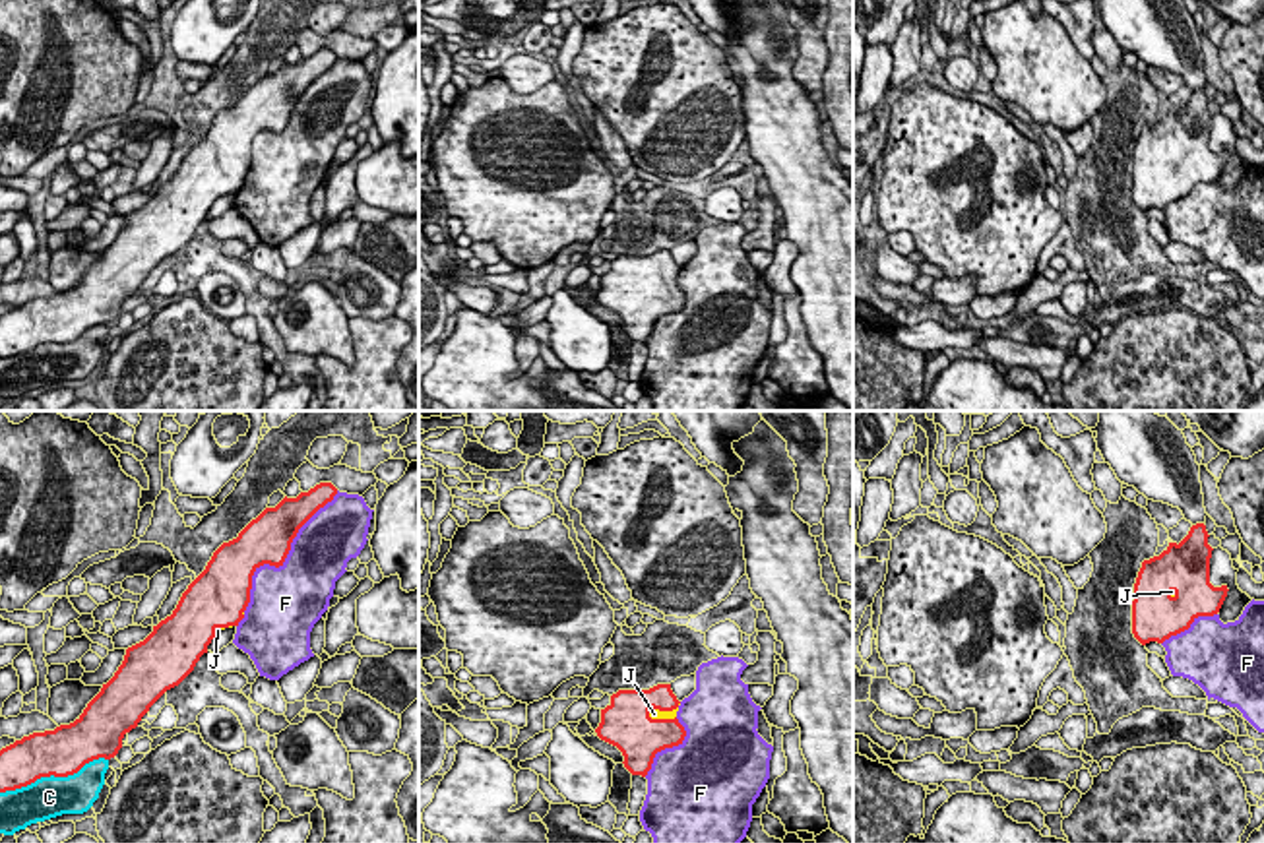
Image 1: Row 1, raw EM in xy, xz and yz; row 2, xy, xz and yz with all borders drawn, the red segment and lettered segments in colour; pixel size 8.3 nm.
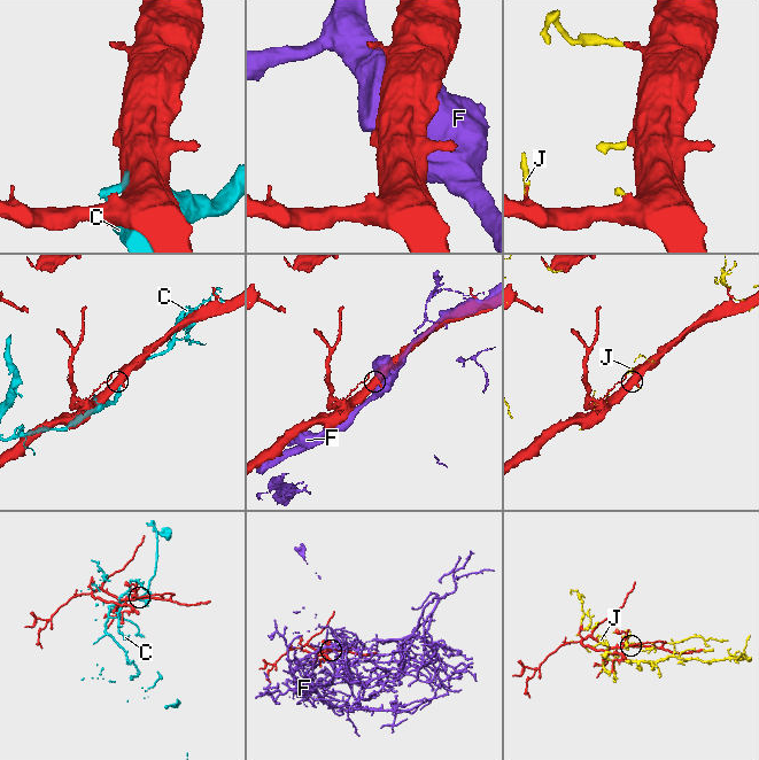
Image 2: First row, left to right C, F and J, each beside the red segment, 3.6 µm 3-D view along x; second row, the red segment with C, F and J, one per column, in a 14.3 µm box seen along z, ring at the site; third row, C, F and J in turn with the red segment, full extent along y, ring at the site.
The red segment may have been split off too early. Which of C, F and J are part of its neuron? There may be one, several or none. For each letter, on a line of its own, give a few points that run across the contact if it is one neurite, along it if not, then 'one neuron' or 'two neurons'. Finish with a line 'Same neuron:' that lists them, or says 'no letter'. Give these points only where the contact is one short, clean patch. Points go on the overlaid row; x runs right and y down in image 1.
C: two neurons
F: two neurons
J: one neuron
Same neuron: J

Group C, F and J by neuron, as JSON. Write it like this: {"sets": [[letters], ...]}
{"sets": [["C"], ["F"], ["J"]]}

